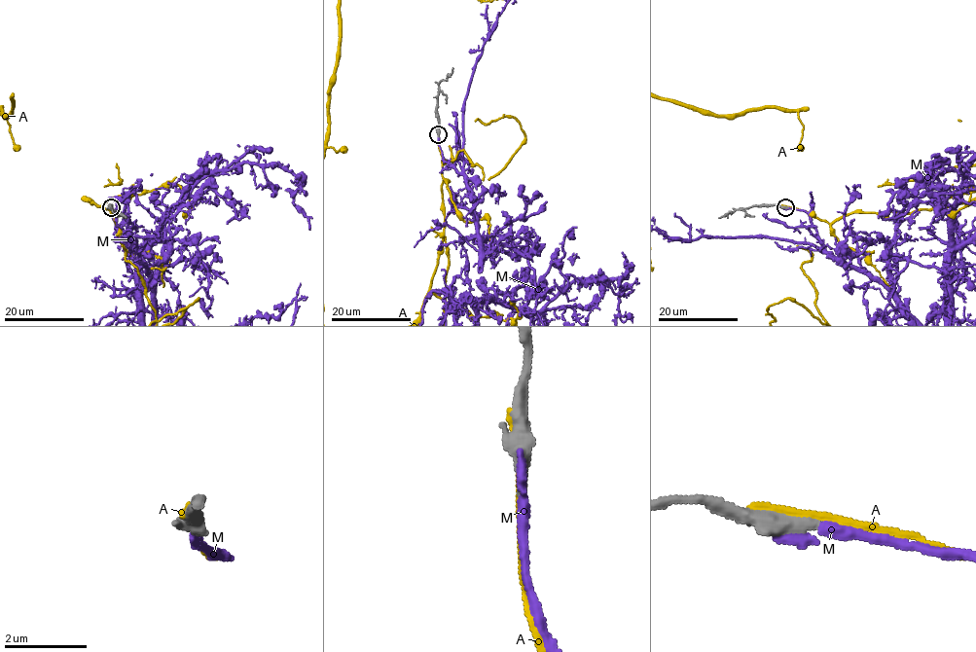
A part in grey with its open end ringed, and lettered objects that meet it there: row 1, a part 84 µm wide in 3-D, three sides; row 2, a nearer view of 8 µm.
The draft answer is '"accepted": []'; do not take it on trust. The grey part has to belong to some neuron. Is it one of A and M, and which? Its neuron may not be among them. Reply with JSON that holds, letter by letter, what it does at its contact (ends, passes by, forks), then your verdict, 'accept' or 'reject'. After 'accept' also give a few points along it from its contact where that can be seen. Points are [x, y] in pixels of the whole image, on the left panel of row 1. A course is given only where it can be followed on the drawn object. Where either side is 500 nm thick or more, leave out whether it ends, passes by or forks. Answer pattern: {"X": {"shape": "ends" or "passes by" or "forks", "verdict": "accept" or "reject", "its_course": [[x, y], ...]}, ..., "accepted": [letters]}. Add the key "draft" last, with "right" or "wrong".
{"A": {"verdict": "reject"}, "M": {"verdict": "accept"}, "accepted": ["M"], "draft": "wrong"}

